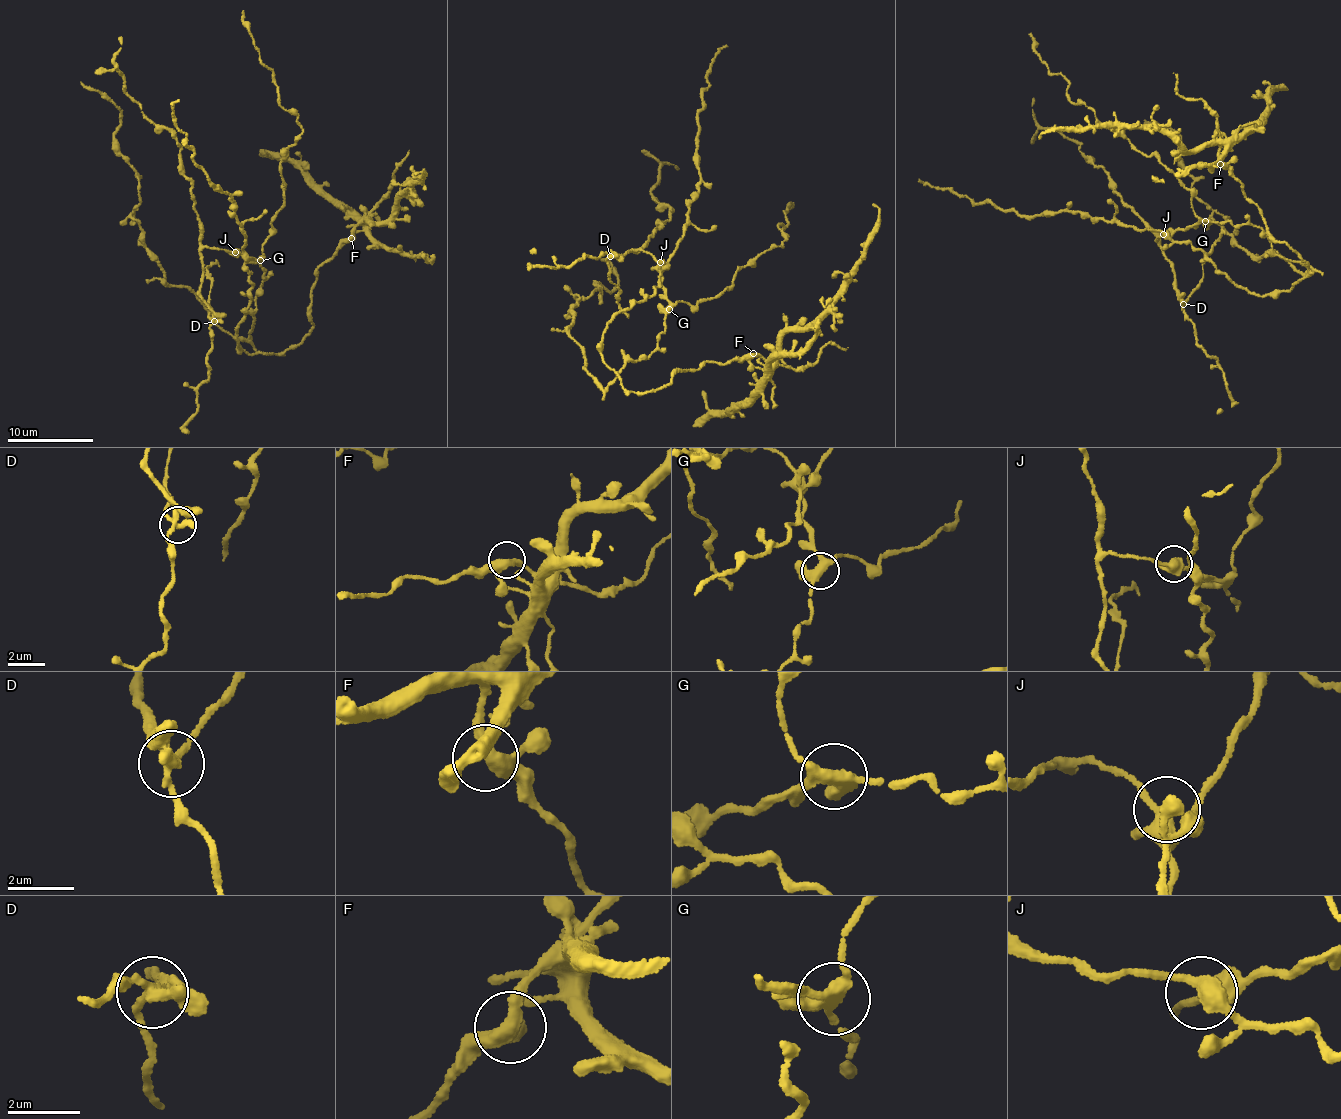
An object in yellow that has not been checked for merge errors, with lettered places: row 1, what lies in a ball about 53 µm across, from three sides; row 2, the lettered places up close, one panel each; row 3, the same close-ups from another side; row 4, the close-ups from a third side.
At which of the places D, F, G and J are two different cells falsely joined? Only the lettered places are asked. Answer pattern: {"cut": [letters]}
{"cut": ["D"]}

